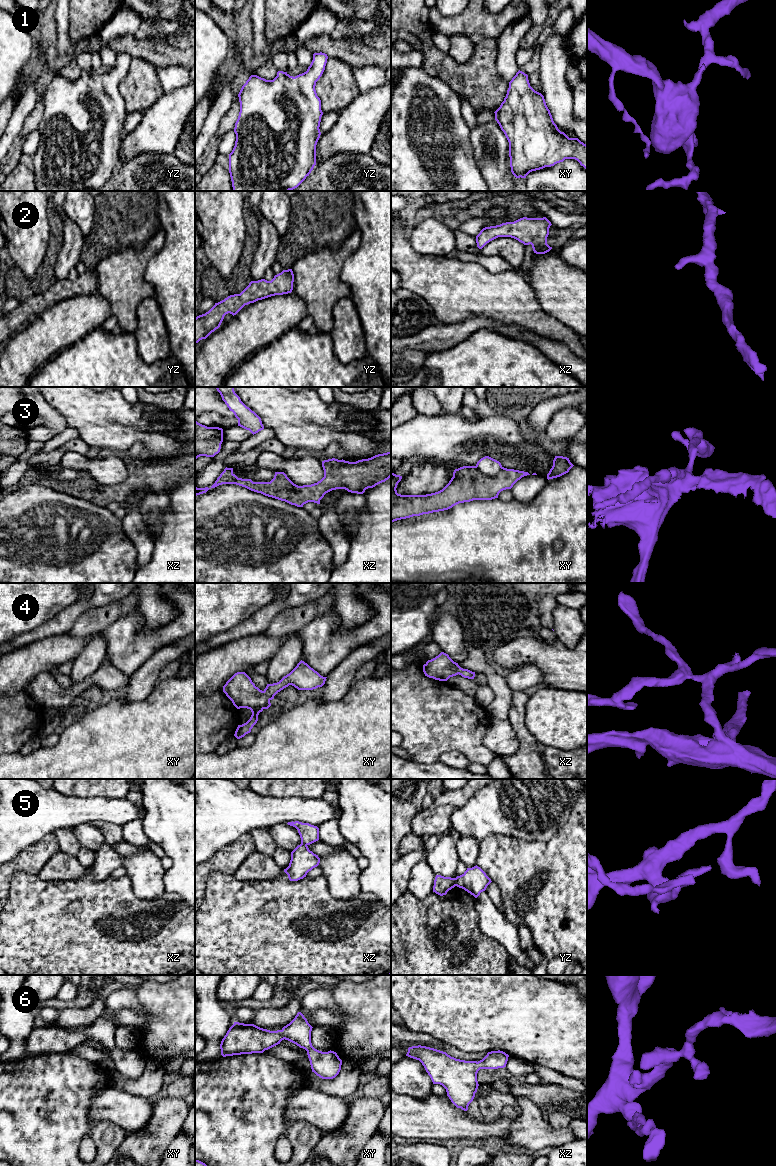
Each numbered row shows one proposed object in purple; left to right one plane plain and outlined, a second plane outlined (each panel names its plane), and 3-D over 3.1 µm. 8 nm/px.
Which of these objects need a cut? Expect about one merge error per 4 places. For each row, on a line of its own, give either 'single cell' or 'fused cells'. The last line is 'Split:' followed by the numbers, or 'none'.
1: single cell
2: single cell
3: fused cells
4: single cell
5: fused cells
6: single cell
Split: 3, 5

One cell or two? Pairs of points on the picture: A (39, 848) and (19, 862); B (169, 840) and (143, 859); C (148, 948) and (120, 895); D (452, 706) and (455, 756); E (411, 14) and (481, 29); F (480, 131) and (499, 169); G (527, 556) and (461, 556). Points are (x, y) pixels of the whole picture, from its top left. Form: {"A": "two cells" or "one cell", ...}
{"A": "one cell", "B": "two cells", "C": "one cell", "D": "two cells", "E": "two cells", "F": "one cell", "G": "one cell"}

